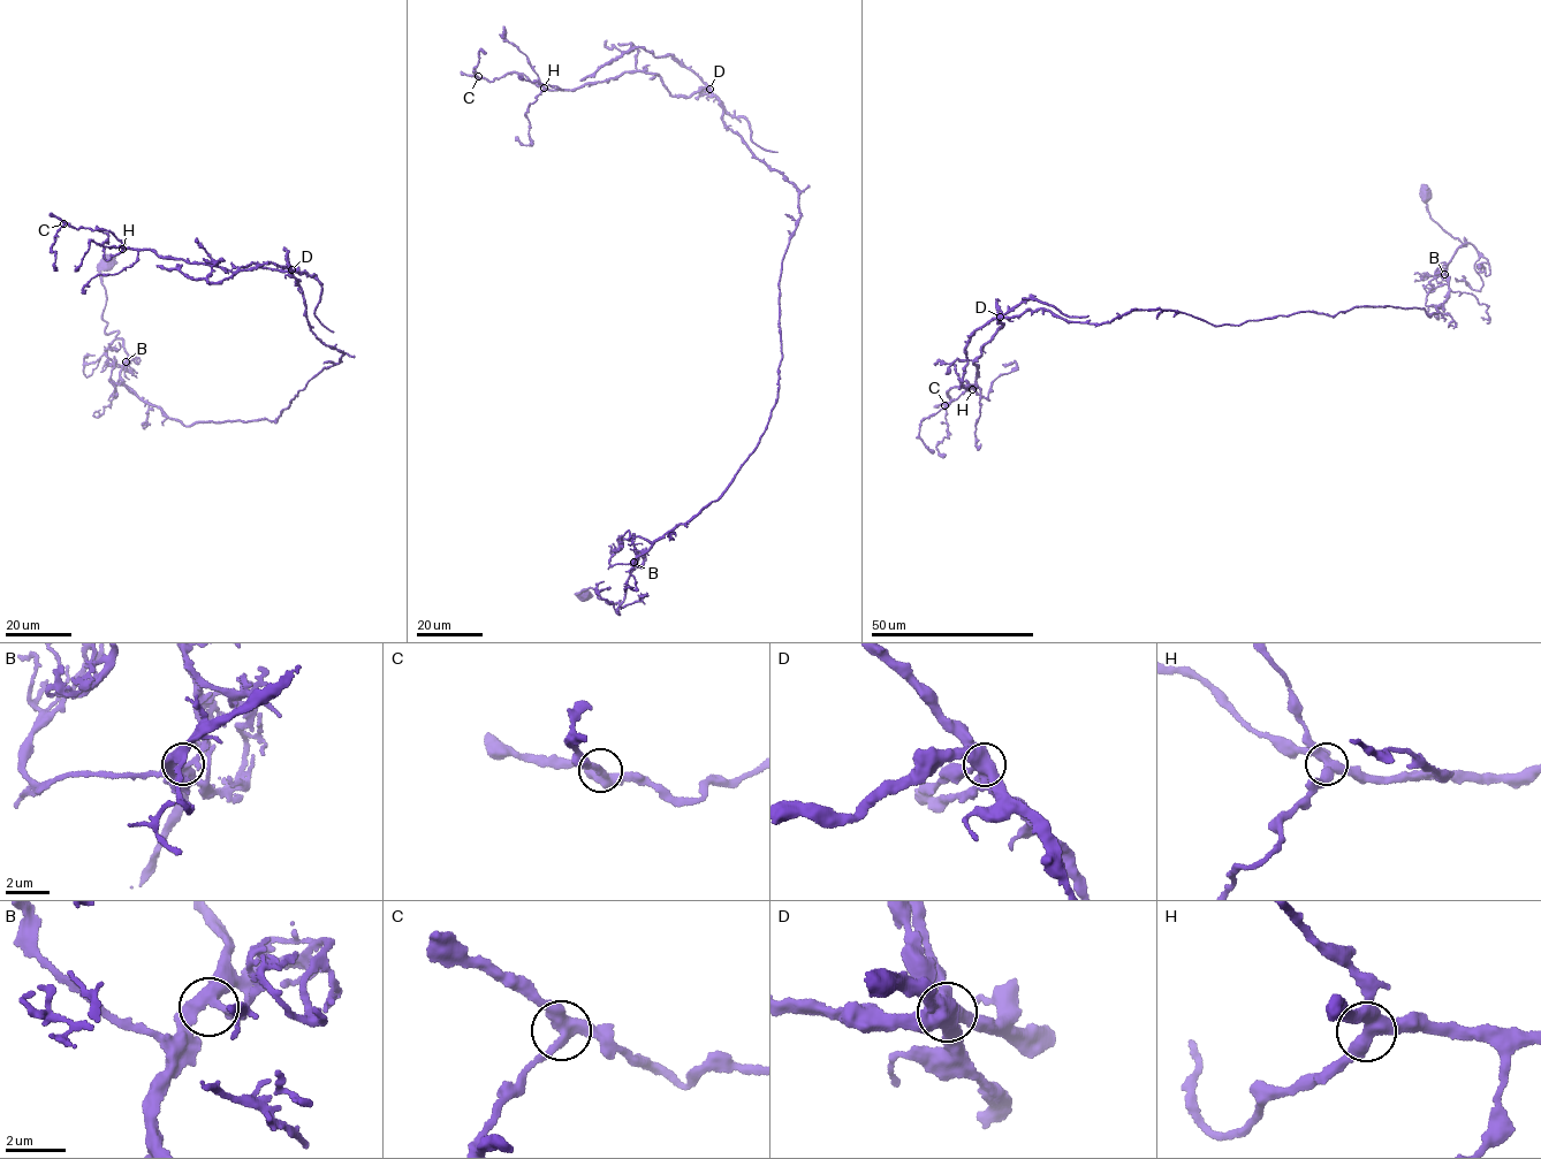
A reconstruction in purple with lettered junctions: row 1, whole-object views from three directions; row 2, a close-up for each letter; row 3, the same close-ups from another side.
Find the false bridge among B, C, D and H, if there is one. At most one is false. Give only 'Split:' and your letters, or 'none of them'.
Split: D

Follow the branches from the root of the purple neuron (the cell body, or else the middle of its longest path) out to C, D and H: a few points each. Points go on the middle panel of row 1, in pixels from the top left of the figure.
C: (584, 594), (620, 603), (635, 558), (720, 496), (765, 429), (798, 192), (707, 88), (478, 76)
D: (584, 594), (623, 601), (635, 558), (720, 496), (776, 399), (798, 192), (726, 127), (708, 89)
H: (584, 594), (620, 603), (635, 558), (757, 445), (801, 212), (707, 88), (670, 96), (635, 71), (544, 88)

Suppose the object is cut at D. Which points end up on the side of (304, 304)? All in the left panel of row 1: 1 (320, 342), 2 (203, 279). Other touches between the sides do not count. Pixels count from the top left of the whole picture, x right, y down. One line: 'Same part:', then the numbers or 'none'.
Same part: 1

